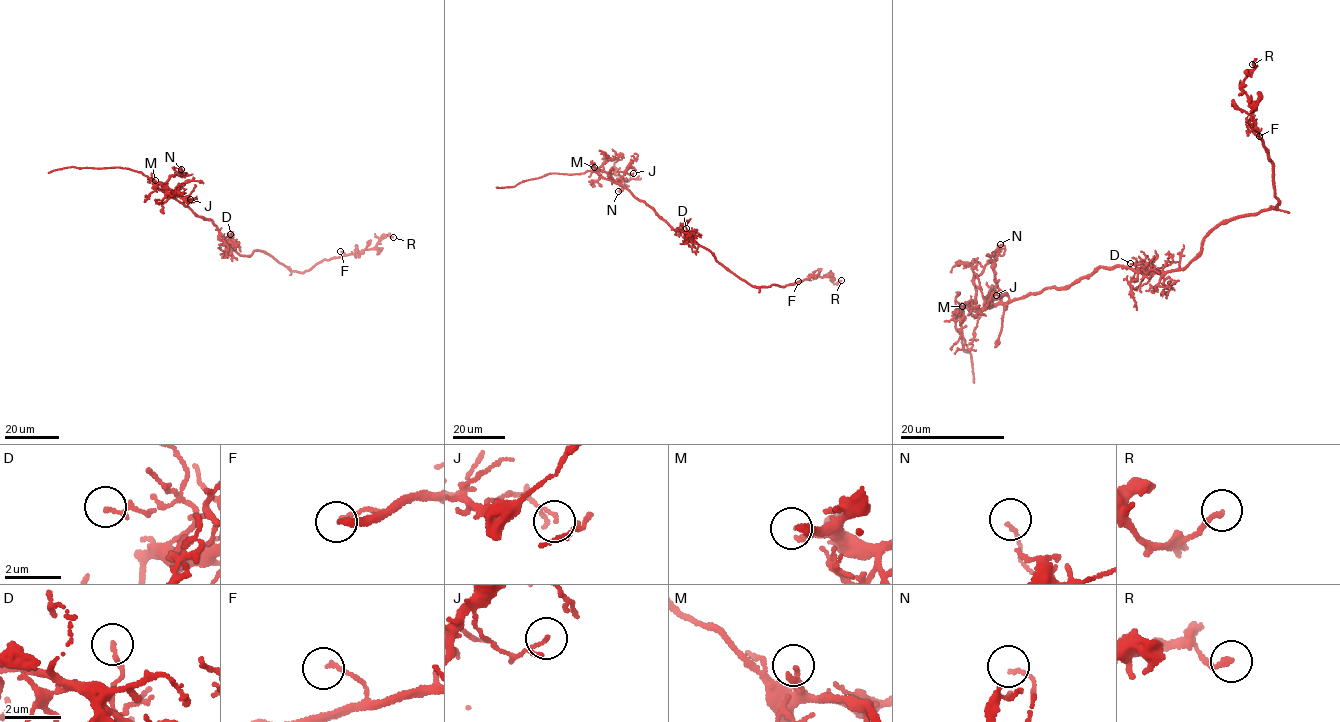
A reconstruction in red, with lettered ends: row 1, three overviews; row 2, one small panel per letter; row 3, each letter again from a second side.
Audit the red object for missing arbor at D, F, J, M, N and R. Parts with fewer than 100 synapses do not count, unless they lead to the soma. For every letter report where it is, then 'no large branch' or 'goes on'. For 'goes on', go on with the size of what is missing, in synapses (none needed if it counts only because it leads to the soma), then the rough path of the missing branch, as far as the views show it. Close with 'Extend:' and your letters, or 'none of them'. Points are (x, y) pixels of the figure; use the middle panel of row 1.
D: (686, 228) | no large branch
F: (798, 281) | no large branch
J: (633, 173) | no large branch
M: (594, 167) | no large branch
N: (618, 191) | no large branch
R: (841, 280) | no large branch
Extend: none of them

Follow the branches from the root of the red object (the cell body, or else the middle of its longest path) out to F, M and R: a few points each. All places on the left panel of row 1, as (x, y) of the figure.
F: (222, 237), (239, 254), (263, 251), (301, 272), (323, 260), (343, 256), (340, 251)
M: (222, 237), (211, 221), (197, 216), (160, 190), (155, 180)
R: (222, 237), (239, 254), (263, 251), (291, 270), (303, 272), (323, 260), (371, 249), (385, 235), (393, 237)

